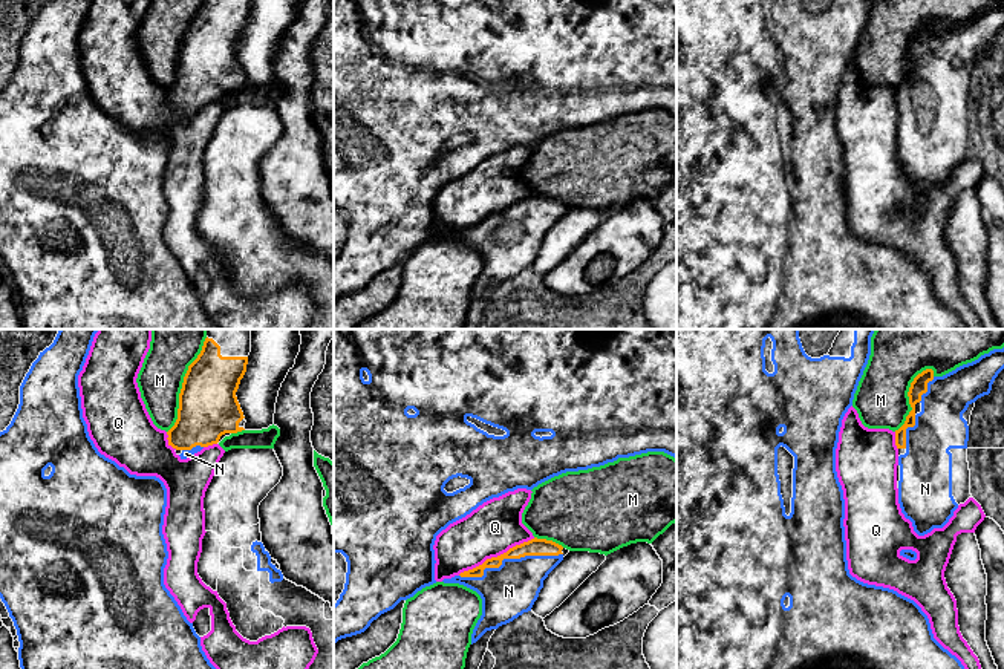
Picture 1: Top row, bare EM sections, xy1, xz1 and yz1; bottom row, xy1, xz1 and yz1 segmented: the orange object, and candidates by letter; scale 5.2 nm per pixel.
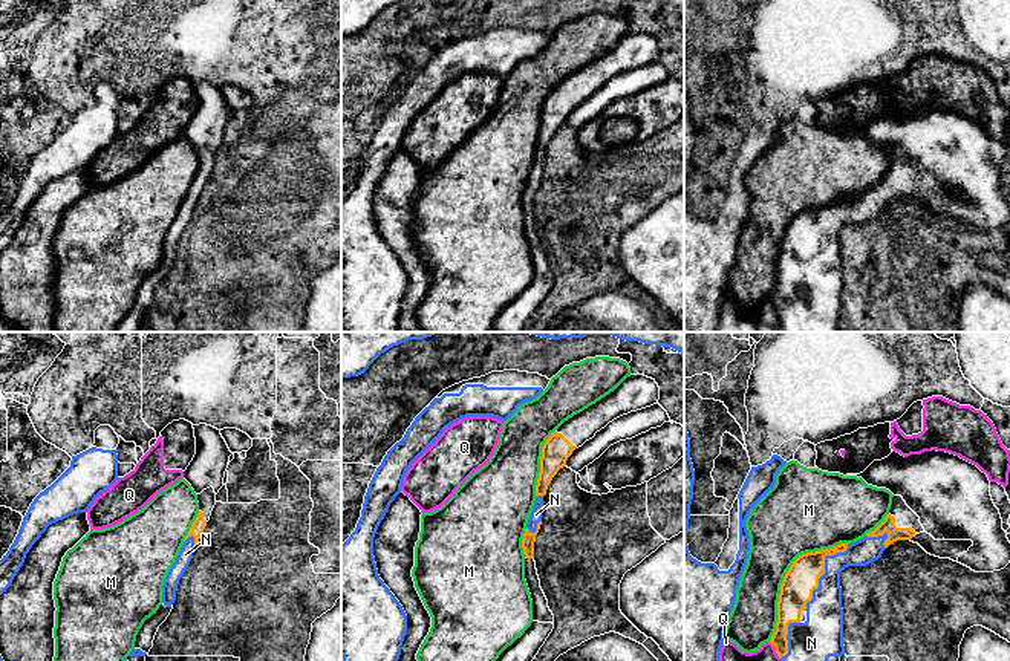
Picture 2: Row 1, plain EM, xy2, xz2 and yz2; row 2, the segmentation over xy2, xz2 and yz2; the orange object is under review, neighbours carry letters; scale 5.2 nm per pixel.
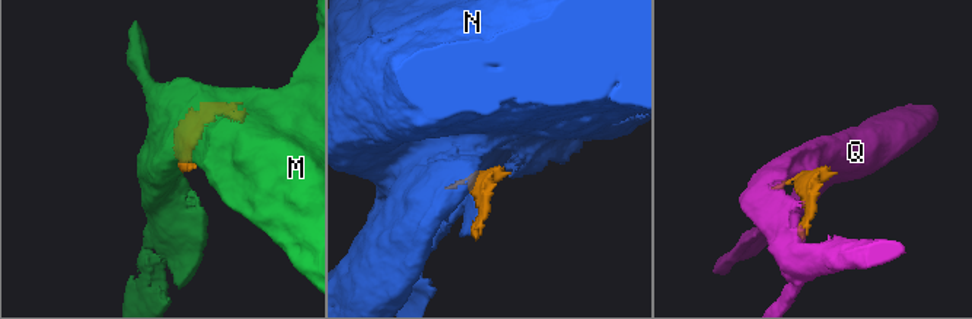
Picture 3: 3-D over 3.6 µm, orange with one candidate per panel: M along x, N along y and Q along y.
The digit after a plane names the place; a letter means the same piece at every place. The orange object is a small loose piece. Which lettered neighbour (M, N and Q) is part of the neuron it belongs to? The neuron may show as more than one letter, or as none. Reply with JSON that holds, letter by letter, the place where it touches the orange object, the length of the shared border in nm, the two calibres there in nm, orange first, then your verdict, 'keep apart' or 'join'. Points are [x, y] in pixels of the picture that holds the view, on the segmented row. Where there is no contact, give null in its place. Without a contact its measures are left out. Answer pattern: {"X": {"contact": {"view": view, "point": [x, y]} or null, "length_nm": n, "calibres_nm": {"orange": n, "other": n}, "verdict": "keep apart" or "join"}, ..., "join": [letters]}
{"M": {"contact": {"view": "yz2", "point": [785, 574]}, "length_nm": 650, "calibres_nm": {"orange": 170, "other": 360}, "verdict": "keep apart"}, "N": {"contact": {"view": "xz1", "point": [508, 558]}, "length_nm": 550, "calibres_nm": {"orange": 100, "other": 280}, "verdict": "join"}, "Q": {"contact": {"view": "xz1", "point": [498, 556]}, "length_nm": 460, "calibres_nm": {"orange": 100, "other": 280}, "verdict": "keep apart"}, "join": ["N"]}

